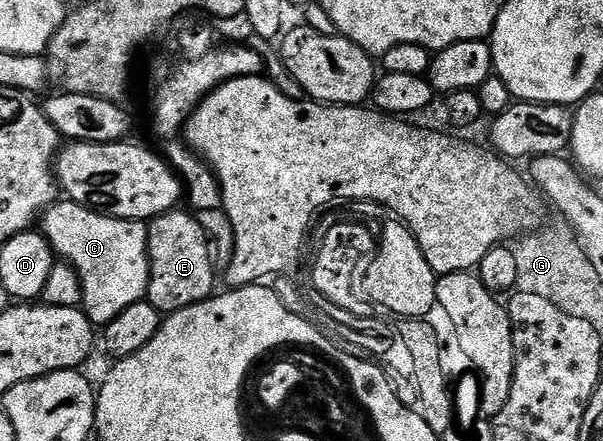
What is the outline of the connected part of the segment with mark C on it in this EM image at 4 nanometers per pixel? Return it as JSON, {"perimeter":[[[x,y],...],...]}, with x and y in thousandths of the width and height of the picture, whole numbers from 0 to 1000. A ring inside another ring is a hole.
{"perimeter":[[[100,451],[88,460],[71,485],[70,528],[86,560],[95,585],[104,587],[129,615],[136,633],[139,662],[138,703],[154,739],[181,737],[191,719],[202,714],[209,696],[240,680],[245,662],[245,510],[235,501],[211,501],[194,492],[177,492],[172,483],[161,483],[146,474],[128,456]]]}

